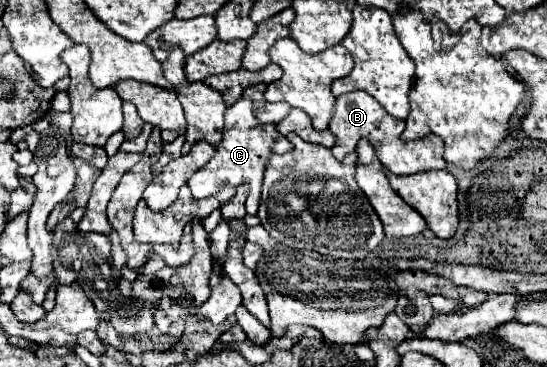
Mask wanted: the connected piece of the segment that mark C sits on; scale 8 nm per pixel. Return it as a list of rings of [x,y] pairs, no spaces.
[[[240,98],[234,106],[230,106],[226,110],[226,124],[224,124],[222,132],[224,132],[224,140],[216,148],[218,154],[210,160],[208,166],[204,166],[204,170],[198,170],[198,174],[194,174],[194,178],[190,178],[190,182],[188,182],[188,186],[192,190],[192,196],[200,200],[200,198],[216,194],[224,186],[250,184],[250,188],[254,192],[250,214],[256,214],[258,212],[258,202],[260,202],[262,176],[264,176],[266,162],[268,162],[270,154],[286,154],[294,146],[286,136],[282,136],[276,130],[276,124],[262,124],[262,122],[256,120],[256,116],[252,114],[252,102],[248,98]]]

